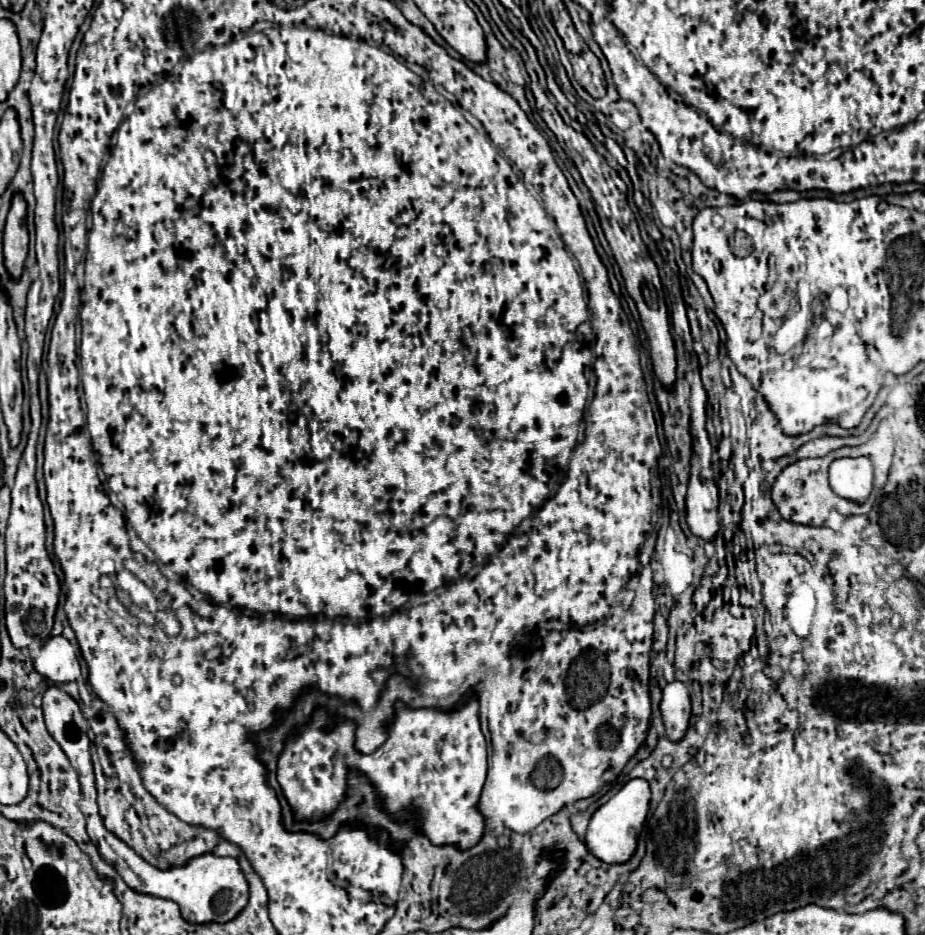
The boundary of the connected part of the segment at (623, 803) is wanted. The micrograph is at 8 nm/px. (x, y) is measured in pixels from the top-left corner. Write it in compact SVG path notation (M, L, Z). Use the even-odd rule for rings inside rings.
M636 778L630 780L612 800L602 804L594 816L590 818L588 832L586 832L586 848L592 856L606 864L624 864L632 858L638 846L638 834L642 832L644 820L650 808L650 786L646 780Z

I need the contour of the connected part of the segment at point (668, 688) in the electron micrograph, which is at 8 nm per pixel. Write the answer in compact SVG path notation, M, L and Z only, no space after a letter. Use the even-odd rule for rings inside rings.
M670 682L662 690L662 702L660 712L664 718L666 734L672 742L678 742L684 738L688 730L690 720L690 694L682 682Z

